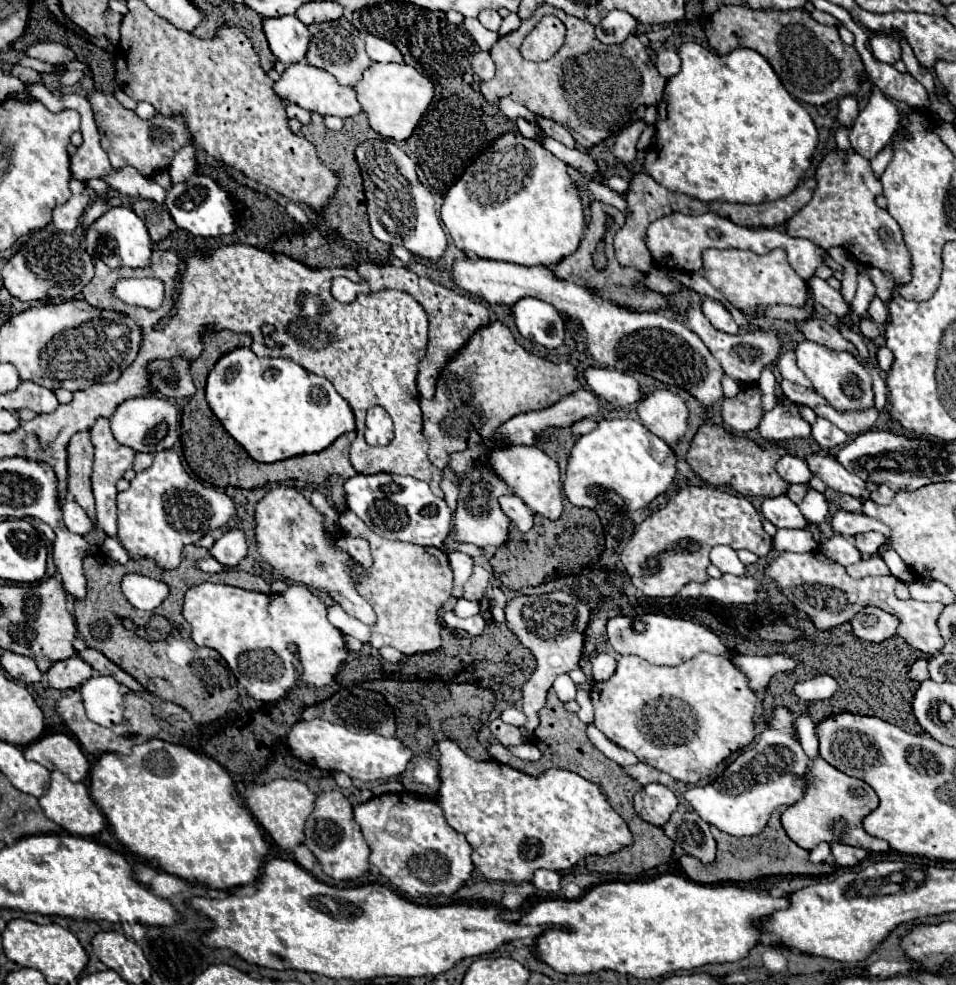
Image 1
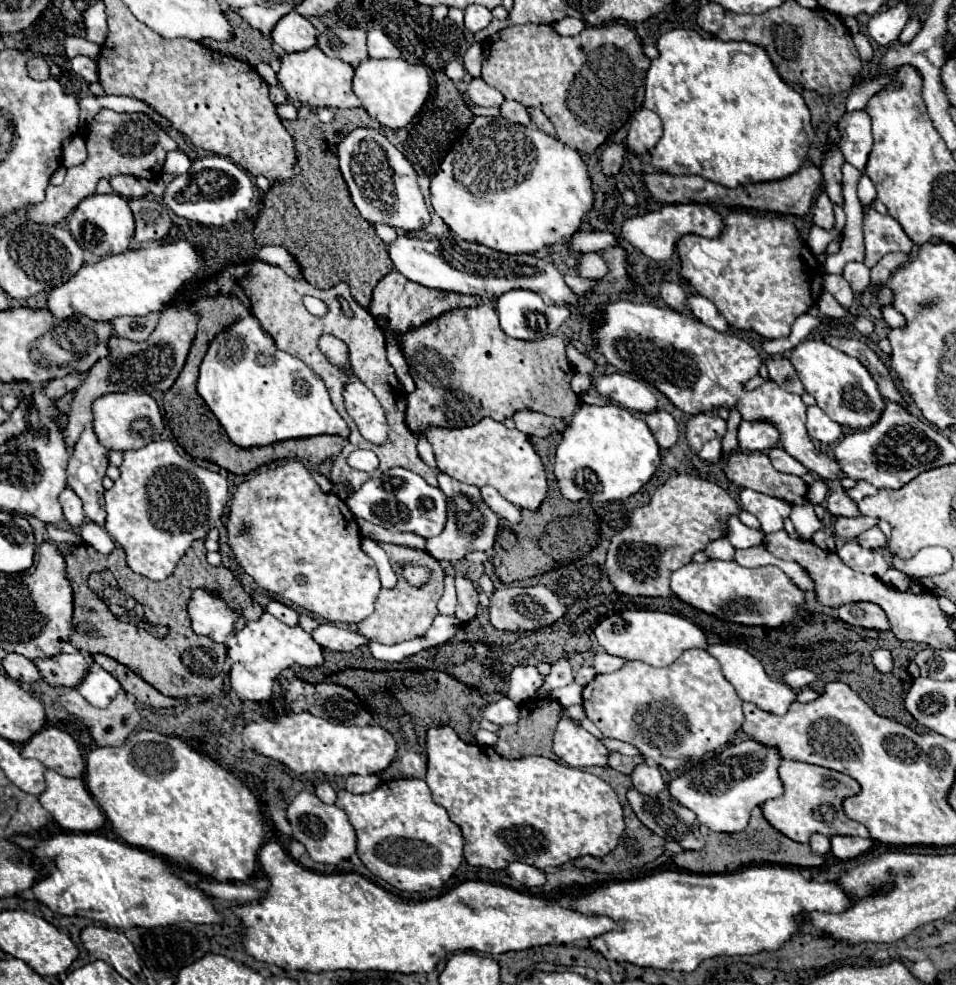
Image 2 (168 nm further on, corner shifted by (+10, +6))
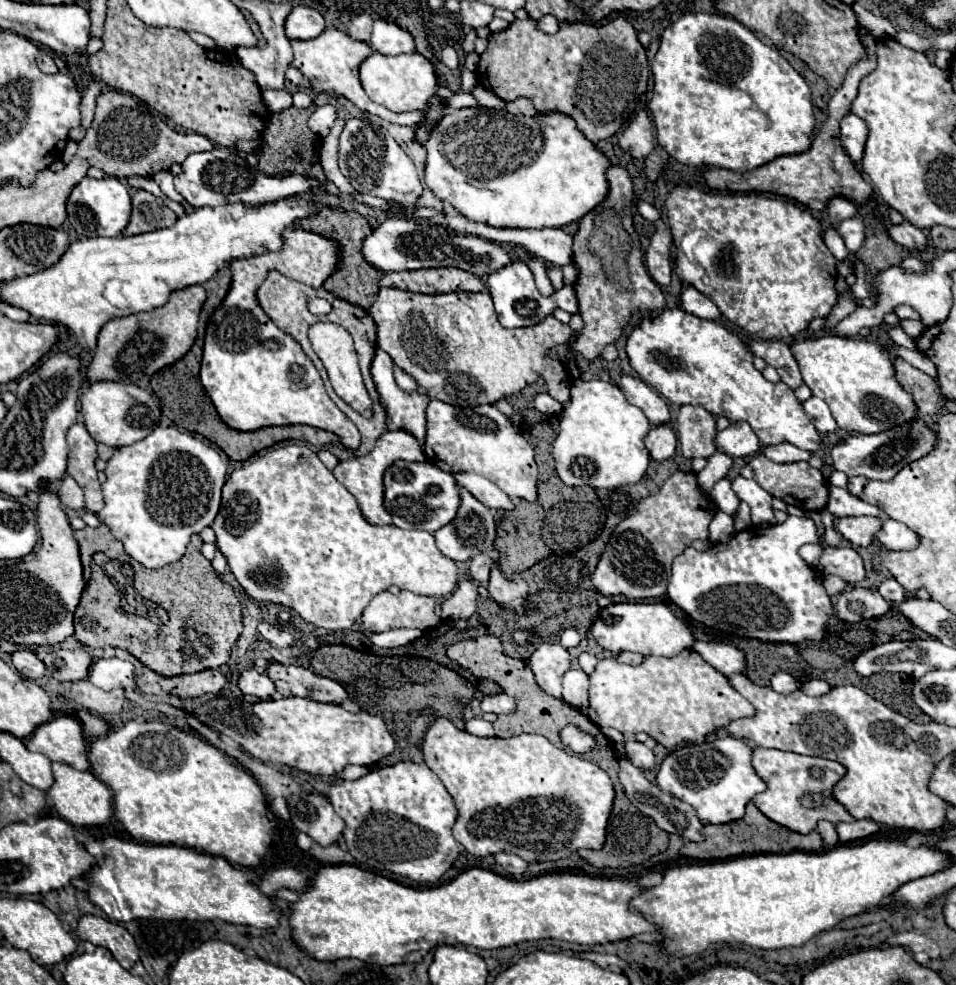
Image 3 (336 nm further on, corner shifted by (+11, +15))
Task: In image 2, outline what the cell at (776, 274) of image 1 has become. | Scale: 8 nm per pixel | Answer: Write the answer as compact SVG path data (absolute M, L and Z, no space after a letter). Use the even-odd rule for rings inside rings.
M733 211L725 221L727 233L719 239L699 235L679 239L683 277L699 295L715 303L731 327L753 329L767 339L789 337L795 317L803 315L821 295L823 279L815 255L785 217Z

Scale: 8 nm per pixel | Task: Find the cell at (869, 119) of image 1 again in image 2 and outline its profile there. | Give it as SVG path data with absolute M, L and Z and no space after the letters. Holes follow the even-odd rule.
M865 109L845 113L839 119L839 135L841 135L841 151L847 163L851 163L855 169L863 171L873 147L873 135L871 135L871 117Z

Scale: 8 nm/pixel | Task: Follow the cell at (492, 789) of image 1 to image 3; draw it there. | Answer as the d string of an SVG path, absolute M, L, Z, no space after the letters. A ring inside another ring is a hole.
M438 718L424 736L422 752L426 766L446 784L448 792L456 800L458 818L454 824L454 838L470 854L490 856L496 852L510 852L532 864L568 858L580 848L602 848L606 822L614 804L614 786L600 766L556 748L548 738L540 734L520 734L512 738L478 738L464 730L458 730L450 720ZM488 812L492 812L496 820L486 818ZM504 812L510 812L510 818Z

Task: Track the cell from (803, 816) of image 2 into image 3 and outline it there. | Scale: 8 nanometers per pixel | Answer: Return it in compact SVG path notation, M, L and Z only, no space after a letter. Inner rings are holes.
M754 746L752 748L752 766L754 766L756 774L766 782L766 790L762 794L756 794L752 798L752 802L772 822L782 824L798 834L808 834L808 832L816 830L816 824L820 820L828 820L832 824L854 820L846 812L846 808L842 804L838 804L832 796L832 786L846 774L846 768L842 764L824 760L824 758Z

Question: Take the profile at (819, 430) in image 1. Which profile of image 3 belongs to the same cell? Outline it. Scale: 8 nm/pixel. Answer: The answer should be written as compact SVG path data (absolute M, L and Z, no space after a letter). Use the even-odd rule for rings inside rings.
M812 396L810 400L804 402L804 412L808 414L808 418L812 420L812 424L816 426L818 432L834 432L838 428L836 420L830 414L828 404L816 396Z

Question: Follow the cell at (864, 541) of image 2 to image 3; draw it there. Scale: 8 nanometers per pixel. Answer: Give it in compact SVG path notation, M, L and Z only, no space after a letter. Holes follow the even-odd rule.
M892 518L884 520L882 532L876 536L888 550L914 550L920 546L920 536L912 532L906 524Z

